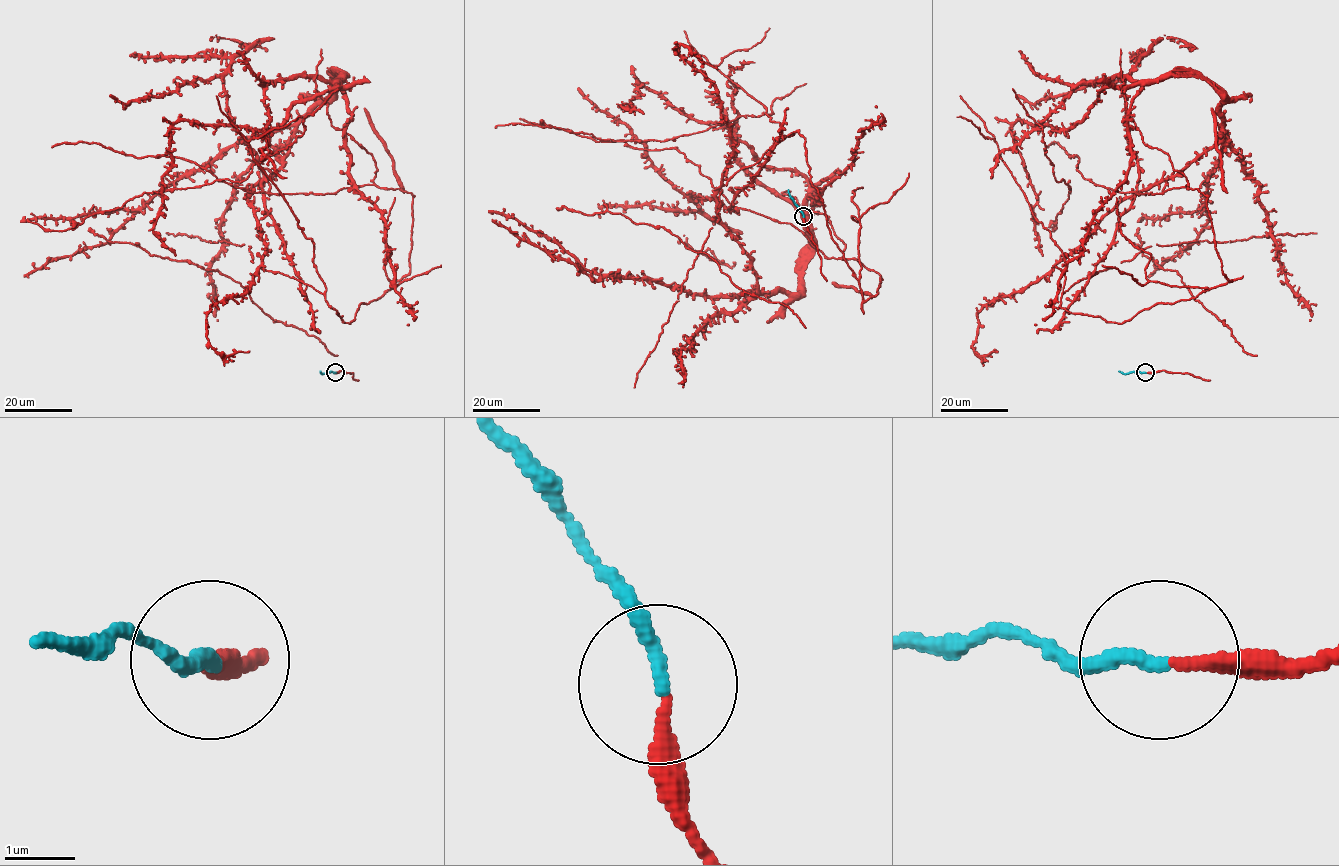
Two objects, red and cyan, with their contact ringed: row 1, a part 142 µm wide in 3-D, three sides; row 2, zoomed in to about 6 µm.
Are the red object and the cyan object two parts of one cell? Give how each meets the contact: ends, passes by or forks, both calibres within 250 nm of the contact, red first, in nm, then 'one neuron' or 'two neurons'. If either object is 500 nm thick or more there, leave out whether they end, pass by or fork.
red ends; cyan ends; calibres 200 and 200 nm; one neuron

